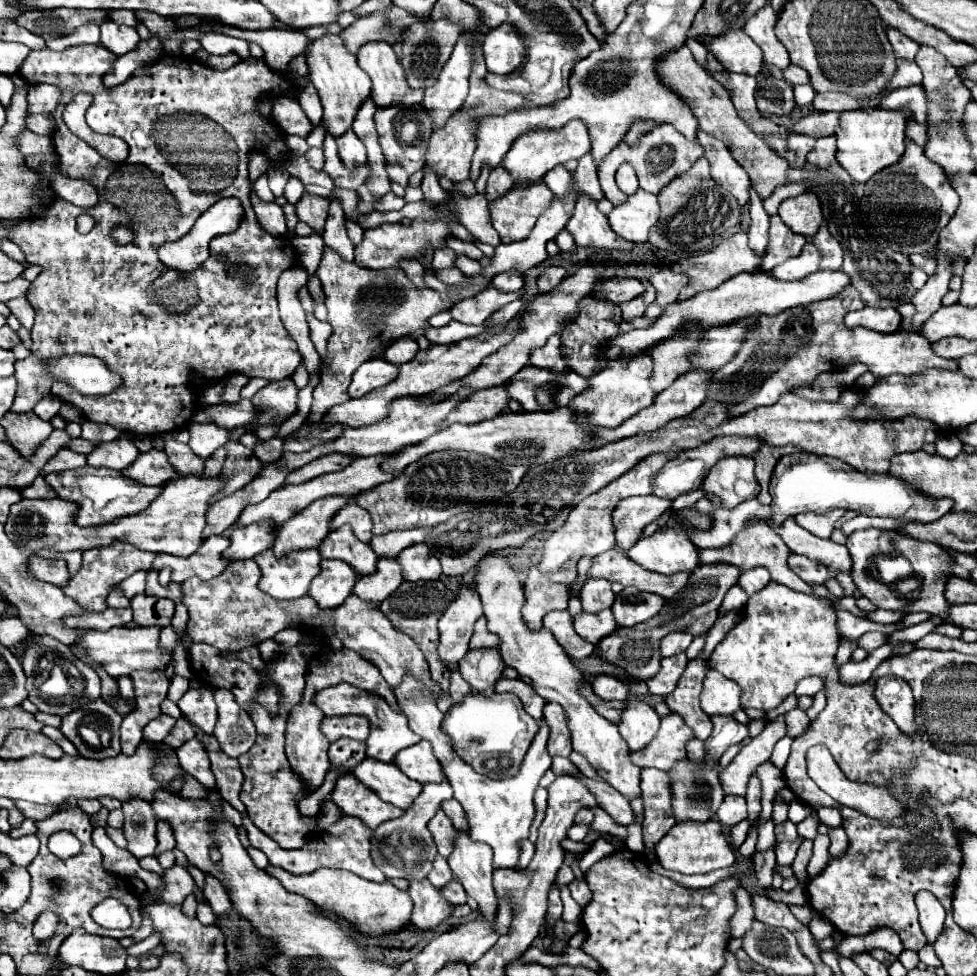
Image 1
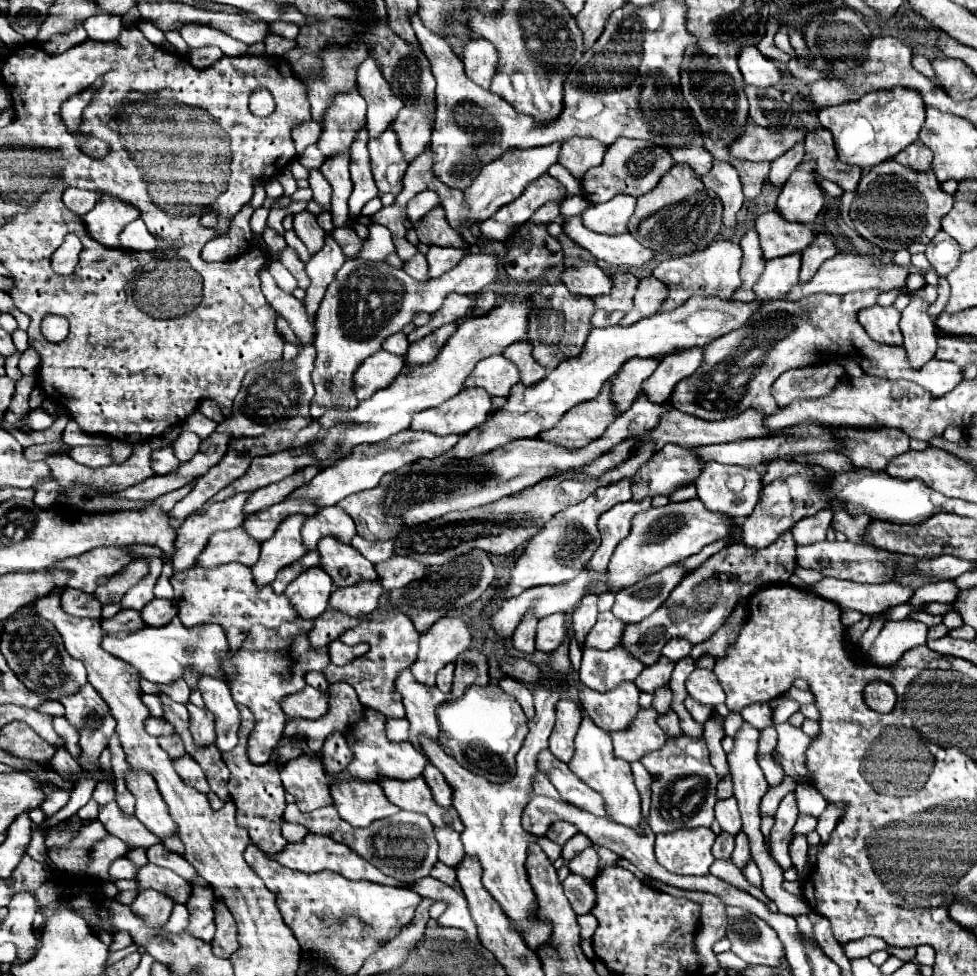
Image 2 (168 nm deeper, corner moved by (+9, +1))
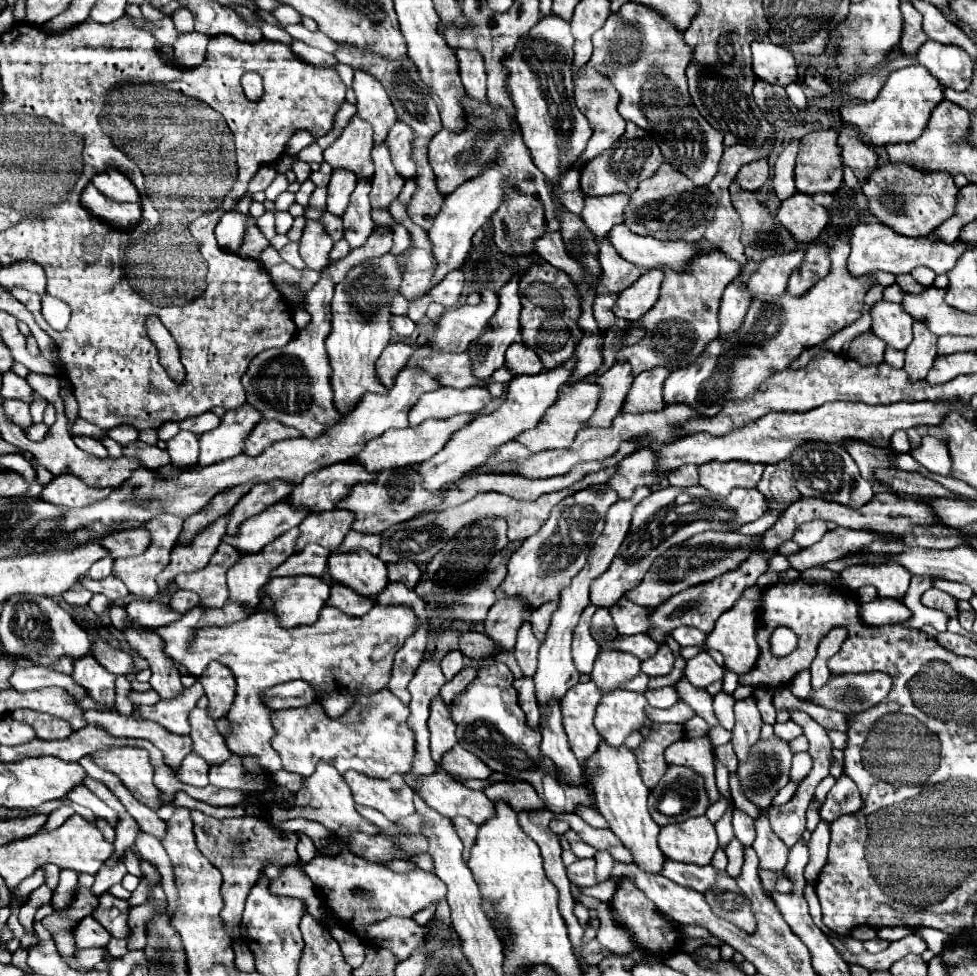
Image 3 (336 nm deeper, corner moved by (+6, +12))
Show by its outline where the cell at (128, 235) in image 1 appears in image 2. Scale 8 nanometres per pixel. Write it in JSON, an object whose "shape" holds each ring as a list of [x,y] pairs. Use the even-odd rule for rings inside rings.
{"shape":[[[100,196],[96,206],[84,214],[82,220],[94,240],[110,248],[120,248],[120,232],[138,216],[140,214],[134,206],[118,200],[116,196]]]}

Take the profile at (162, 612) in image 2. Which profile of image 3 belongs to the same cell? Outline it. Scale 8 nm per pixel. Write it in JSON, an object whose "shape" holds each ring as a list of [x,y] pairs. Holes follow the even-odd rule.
{"shape":[[[177,591],[171,595],[171,601],[169,605],[179,611],[179,613],[185,613],[185,611],[191,611],[193,607],[201,607],[201,601],[199,601],[199,595],[193,593],[193,591]]]}

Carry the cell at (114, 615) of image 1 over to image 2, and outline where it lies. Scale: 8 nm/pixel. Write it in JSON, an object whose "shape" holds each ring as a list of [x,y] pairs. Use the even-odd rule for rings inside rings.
{"shape":[[[120,610],[112,618],[102,618],[100,626],[106,634],[120,634],[120,632],[136,632],[144,628],[144,622],[140,618],[138,610]]]}

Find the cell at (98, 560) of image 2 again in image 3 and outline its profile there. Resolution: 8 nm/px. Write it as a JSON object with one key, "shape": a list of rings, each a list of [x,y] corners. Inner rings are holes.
{"shape":[[[139,527],[139,529],[125,529],[105,535],[99,543],[117,559],[117,557],[141,555],[149,547],[151,539],[149,539],[149,531],[145,527]]]}

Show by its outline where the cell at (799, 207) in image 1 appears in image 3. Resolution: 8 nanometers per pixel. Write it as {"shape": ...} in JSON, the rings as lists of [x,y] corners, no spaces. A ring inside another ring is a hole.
{"shape":[[[823,129],[807,133],[801,139],[797,155],[795,183],[799,193],[815,195],[821,191],[833,193],[843,181],[841,147],[837,147],[837,131]]]}

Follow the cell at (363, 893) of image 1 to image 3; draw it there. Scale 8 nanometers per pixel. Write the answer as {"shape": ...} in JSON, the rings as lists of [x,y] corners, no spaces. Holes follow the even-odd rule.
{"shape":[[[345,851],[337,857],[317,855],[307,865],[303,865],[303,871],[311,877],[311,881],[315,883],[321,897],[335,893],[333,912],[339,915],[343,928],[344,919],[351,921],[348,927],[353,933],[357,929],[363,928],[363,925],[377,923],[391,915],[413,917],[415,913],[427,909],[429,905],[445,899],[445,891],[447,891],[445,883],[431,871],[413,869],[407,873],[395,873],[385,865],[369,863],[349,851]]]}

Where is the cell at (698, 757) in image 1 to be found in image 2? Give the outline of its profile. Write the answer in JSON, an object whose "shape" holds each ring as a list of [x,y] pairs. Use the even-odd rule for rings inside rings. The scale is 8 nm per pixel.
{"shape":[[[668,712],[668,714],[662,714],[658,716],[658,724],[662,726],[662,730],[666,730],[668,736],[682,736],[684,732],[680,730],[680,720],[674,712]]]}

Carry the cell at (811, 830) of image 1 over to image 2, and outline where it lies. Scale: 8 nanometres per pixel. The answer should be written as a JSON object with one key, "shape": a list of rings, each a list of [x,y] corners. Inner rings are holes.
{"shape":[[[798,784],[794,794],[798,798],[800,814],[808,814],[808,816],[816,816],[818,818],[824,812],[826,800],[812,784]]]}

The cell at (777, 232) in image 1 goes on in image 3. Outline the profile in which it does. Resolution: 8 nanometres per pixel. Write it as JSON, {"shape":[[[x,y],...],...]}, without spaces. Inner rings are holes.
{"shape":[[[795,193],[781,203],[777,219],[793,235],[793,239],[797,239],[799,243],[809,243],[819,237],[829,221],[829,213],[825,207],[815,205],[813,197],[805,193]]]}

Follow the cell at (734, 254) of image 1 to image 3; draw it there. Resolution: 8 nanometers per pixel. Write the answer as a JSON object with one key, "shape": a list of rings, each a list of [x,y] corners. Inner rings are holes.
{"shape":[[[717,249],[701,255],[693,263],[695,265],[683,273],[675,273],[669,267],[663,269],[665,279],[659,299],[639,323],[629,323],[627,319],[615,317],[611,307],[617,300],[616,294],[597,295],[593,303],[593,315],[601,333],[599,351],[603,351],[605,327],[645,327],[645,339],[641,339],[641,343],[635,343],[633,347],[621,347],[621,351],[617,351],[617,363],[631,363],[633,375],[639,375],[641,371],[653,367],[669,367],[671,371],[679,367],[689,367],[689,363],[693,363],[693,359],[697,359],[697,355],[701,355],[701,351],[705,351],[705,347],[719,337],[717,311],[723,289],[741,273],[741,265],[727,259]]]}

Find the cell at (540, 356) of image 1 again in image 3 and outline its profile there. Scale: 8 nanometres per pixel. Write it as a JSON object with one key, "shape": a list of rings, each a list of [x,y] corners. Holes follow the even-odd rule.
{"shape":[[[513,343],[513,347],[509,347],[505,363],[507,363],[507,369],[511,369],[515,375],[537,375],[543,371],[543,365],[537,353],[523,343]]]}

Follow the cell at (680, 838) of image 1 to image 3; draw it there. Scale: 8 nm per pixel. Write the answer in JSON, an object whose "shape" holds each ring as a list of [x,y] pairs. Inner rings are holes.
{"shape":[[[691,817],[683,823],[661,827],[659,849],[673,861],[709,865],[717,851],[717,833],[707,817]]]}

